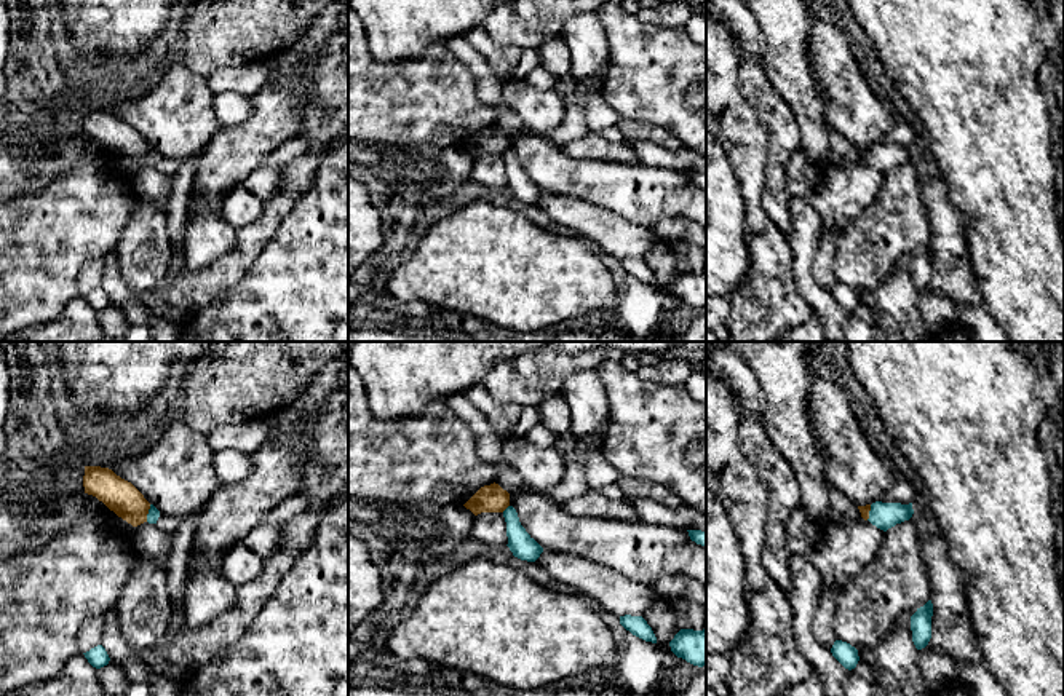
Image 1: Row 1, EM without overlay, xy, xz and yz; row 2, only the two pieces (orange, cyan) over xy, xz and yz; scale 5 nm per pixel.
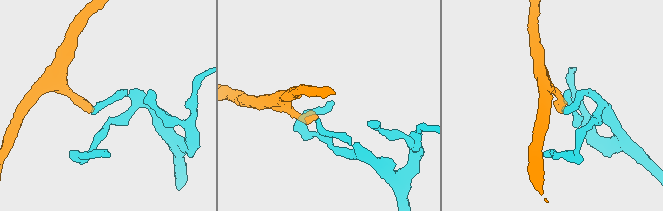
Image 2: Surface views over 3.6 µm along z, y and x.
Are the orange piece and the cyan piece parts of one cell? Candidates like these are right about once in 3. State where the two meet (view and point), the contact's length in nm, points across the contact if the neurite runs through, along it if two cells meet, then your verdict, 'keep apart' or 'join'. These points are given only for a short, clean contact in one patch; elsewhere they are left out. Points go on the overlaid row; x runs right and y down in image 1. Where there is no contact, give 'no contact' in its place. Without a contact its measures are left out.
contact xy (147, 513); length 90 nm; border xy (150, 505), (146, 521); keep apart

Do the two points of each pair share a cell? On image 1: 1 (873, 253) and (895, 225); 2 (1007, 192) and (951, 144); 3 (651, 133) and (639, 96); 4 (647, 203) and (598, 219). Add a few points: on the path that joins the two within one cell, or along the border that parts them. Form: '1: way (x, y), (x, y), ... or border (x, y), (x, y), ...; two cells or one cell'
1: way (874, 246), (889, 232); one cell
2: way (992, 177), (965, 150); one cell
3: border (620, 117), (644, 125), (660, 125), (681, 142); two cells
4: border (579, 198), (604, 206), (635, 224), (649, 227); two cells

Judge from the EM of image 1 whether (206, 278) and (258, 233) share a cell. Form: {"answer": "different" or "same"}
{"answer": "same"}

